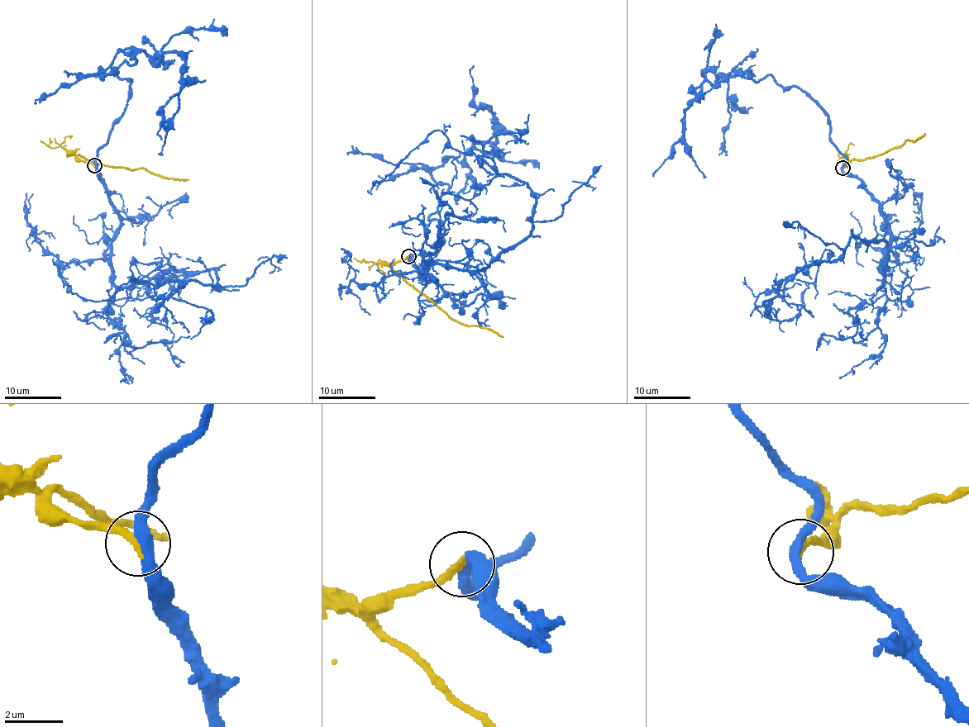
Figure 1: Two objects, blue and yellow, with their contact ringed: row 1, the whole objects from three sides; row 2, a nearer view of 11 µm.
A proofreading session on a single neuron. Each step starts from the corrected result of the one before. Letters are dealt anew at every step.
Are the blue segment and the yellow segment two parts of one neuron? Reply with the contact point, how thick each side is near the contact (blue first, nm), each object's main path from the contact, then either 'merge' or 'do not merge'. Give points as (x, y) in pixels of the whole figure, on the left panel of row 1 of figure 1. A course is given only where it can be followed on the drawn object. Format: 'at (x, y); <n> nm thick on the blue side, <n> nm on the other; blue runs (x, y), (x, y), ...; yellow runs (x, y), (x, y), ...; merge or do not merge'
at (94, 165); 360 nm thick on the blue side, 280 nm on the other; blue runs (95, 164), (120, 220), (112, 282), (212, 268), (219, 288), (132, 277), (85, 301), (53, 258); yellow runs (95, 164), (78, 158), (79, 155), (94, 162), (120, 168), (146, 169), (154, 174), (188, 179); merge

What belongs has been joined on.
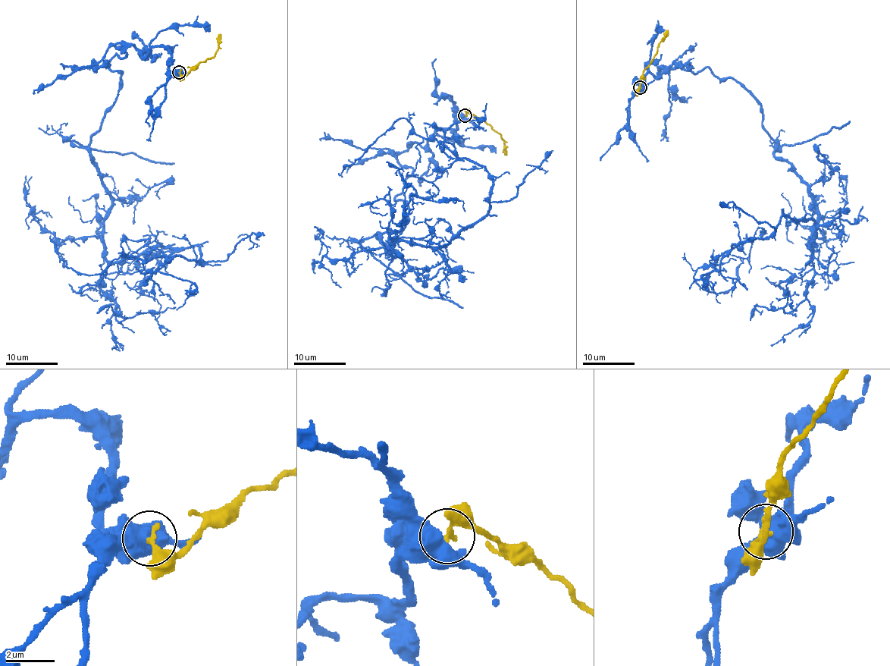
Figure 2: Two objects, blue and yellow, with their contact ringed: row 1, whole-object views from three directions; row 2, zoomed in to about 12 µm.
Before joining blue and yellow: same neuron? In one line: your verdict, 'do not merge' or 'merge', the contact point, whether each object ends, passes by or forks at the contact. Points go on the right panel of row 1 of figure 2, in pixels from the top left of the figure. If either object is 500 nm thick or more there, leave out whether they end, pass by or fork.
do not merge; at (640, 87)

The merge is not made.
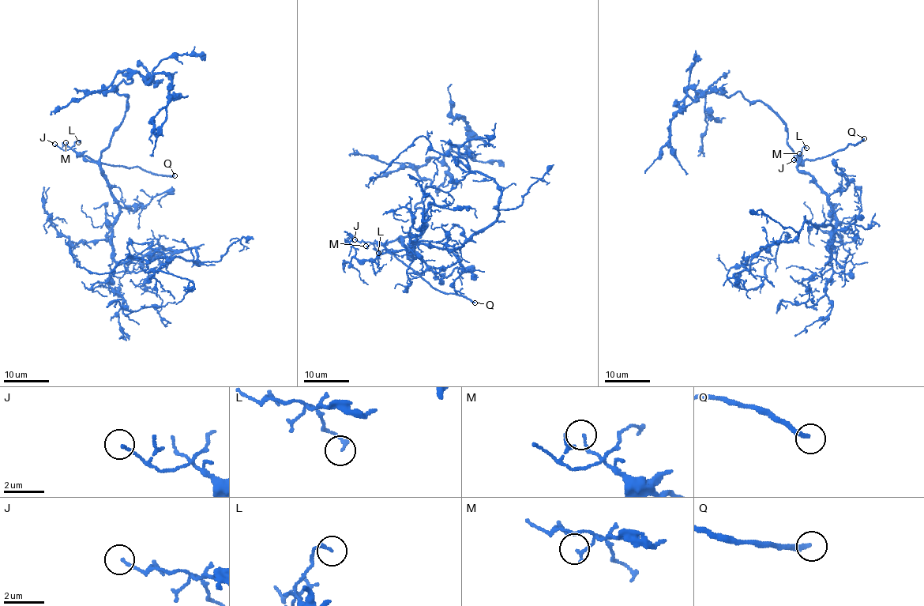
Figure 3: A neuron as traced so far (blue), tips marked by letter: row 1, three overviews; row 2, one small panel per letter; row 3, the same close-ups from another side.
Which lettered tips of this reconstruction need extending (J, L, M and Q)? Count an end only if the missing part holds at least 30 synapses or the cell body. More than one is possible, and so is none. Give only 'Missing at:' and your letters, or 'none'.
Missing at: Q

